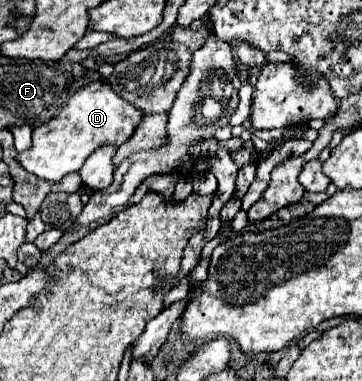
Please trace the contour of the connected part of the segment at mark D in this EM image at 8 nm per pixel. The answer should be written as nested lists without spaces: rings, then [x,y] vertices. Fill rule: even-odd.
[[[90,81],[82,85],[66,103],[66,107],[48,123],[34,127],[32,131],[32,147],[16,155],[16,161],[32,175],[58,183],[64,175],[80,171],[82,163],[88,159],[92,151],[96,151],[104,143],[122,145],[132,137],[136,125],[142,121],[144,113],[140,109],[132,109],[122,97],[112,93],[102,81]]]

